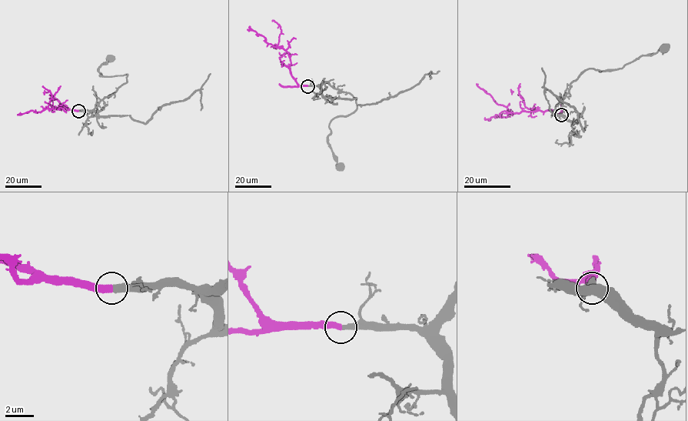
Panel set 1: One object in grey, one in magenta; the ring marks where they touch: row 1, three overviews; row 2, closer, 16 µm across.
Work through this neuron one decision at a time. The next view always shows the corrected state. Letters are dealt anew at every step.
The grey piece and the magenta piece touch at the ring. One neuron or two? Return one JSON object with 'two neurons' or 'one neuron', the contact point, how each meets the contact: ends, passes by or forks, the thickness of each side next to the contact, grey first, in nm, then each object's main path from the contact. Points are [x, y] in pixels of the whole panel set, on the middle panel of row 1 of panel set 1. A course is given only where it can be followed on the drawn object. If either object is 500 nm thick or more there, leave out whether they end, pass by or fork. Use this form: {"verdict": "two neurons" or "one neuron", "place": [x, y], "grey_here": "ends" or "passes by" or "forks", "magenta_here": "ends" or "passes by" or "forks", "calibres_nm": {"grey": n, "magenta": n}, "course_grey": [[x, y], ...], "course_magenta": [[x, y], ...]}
{"verdict": "one neuron", "place": [307, 86], "grey_here": "ends", "magenta_here": "ends", "calibres_nm": {"grey": 480, "magenta": 460}, "course_grey": [[308, 86], [327, 81], [356, 98], [353, 111], [335, 117], [329, 125], [331, 133], [327, 143], [340, 165]], "course_magenta": [[307, 86], [299, 85], [291, 75], [287, 52], [267, 42], [250, 26]]}

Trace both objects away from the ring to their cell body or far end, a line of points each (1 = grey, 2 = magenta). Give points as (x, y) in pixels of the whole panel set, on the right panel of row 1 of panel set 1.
1: (561, 115), (556, 112), (556, 105), (568, 93), (570, 85), (585, 71), (621, 68), (642, 55), (663, 48)
2: (561, 115), (552, 110), (537, 110), (510, 112), (505, 118), (496, 115), (489, 118), (484, 118)

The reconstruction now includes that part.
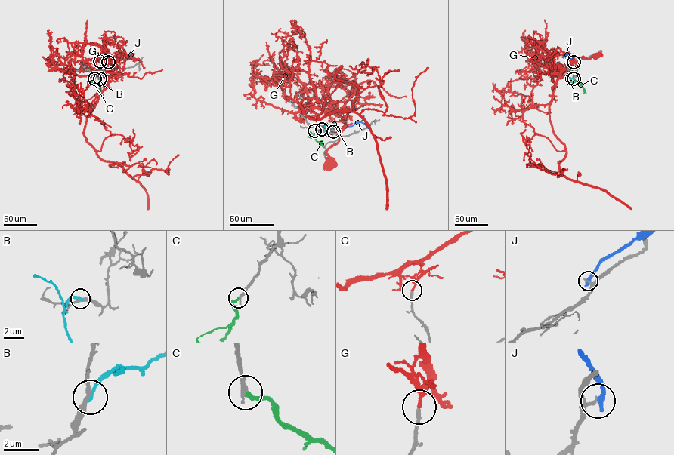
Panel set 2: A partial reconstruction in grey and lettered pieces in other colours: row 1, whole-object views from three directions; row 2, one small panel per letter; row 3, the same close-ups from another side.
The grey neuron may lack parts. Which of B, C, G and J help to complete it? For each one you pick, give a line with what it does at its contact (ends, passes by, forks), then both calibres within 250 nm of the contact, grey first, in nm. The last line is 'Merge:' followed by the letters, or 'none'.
C: It ends there. Thickness 280 nm (grey) against 240 nm
Merge: C

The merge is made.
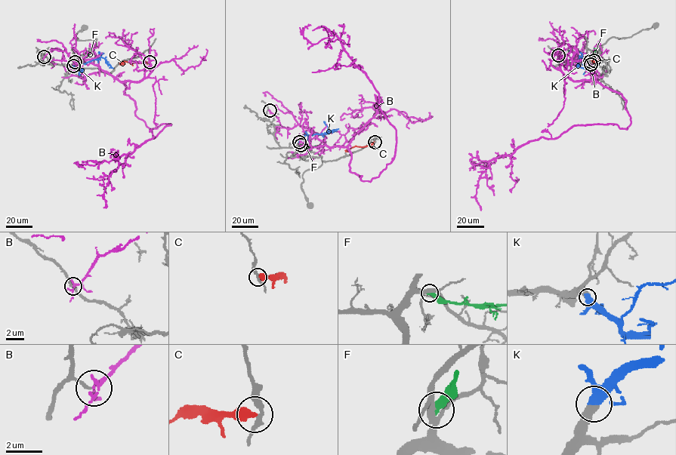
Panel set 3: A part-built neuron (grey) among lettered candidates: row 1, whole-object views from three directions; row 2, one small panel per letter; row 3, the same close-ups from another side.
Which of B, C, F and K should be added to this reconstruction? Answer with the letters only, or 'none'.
K

